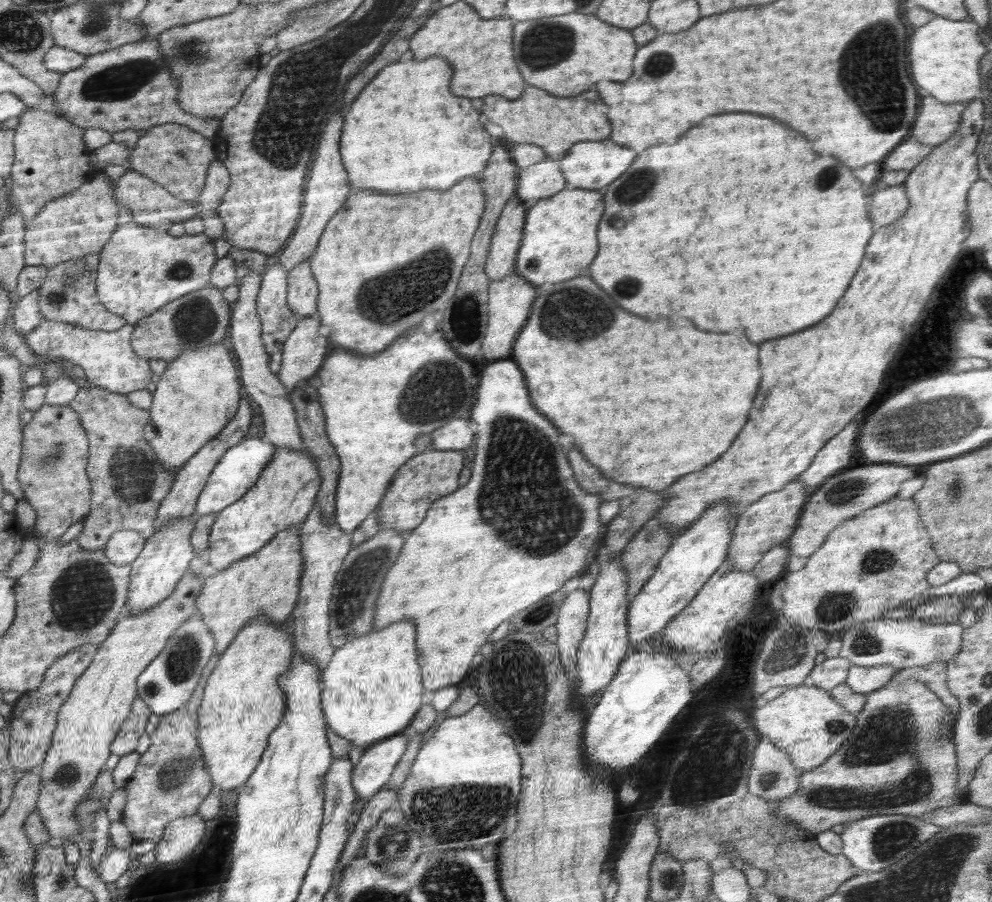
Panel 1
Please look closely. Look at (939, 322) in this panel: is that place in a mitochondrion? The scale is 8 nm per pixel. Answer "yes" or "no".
no

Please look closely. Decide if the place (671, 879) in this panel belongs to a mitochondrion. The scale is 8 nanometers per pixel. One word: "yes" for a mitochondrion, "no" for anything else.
no

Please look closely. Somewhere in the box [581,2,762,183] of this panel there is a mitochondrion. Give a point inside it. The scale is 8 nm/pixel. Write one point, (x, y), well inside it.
(658, 65)

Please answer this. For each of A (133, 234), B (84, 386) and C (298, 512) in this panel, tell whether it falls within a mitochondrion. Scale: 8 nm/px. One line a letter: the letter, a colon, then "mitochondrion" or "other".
A: other
B: other
C: other

